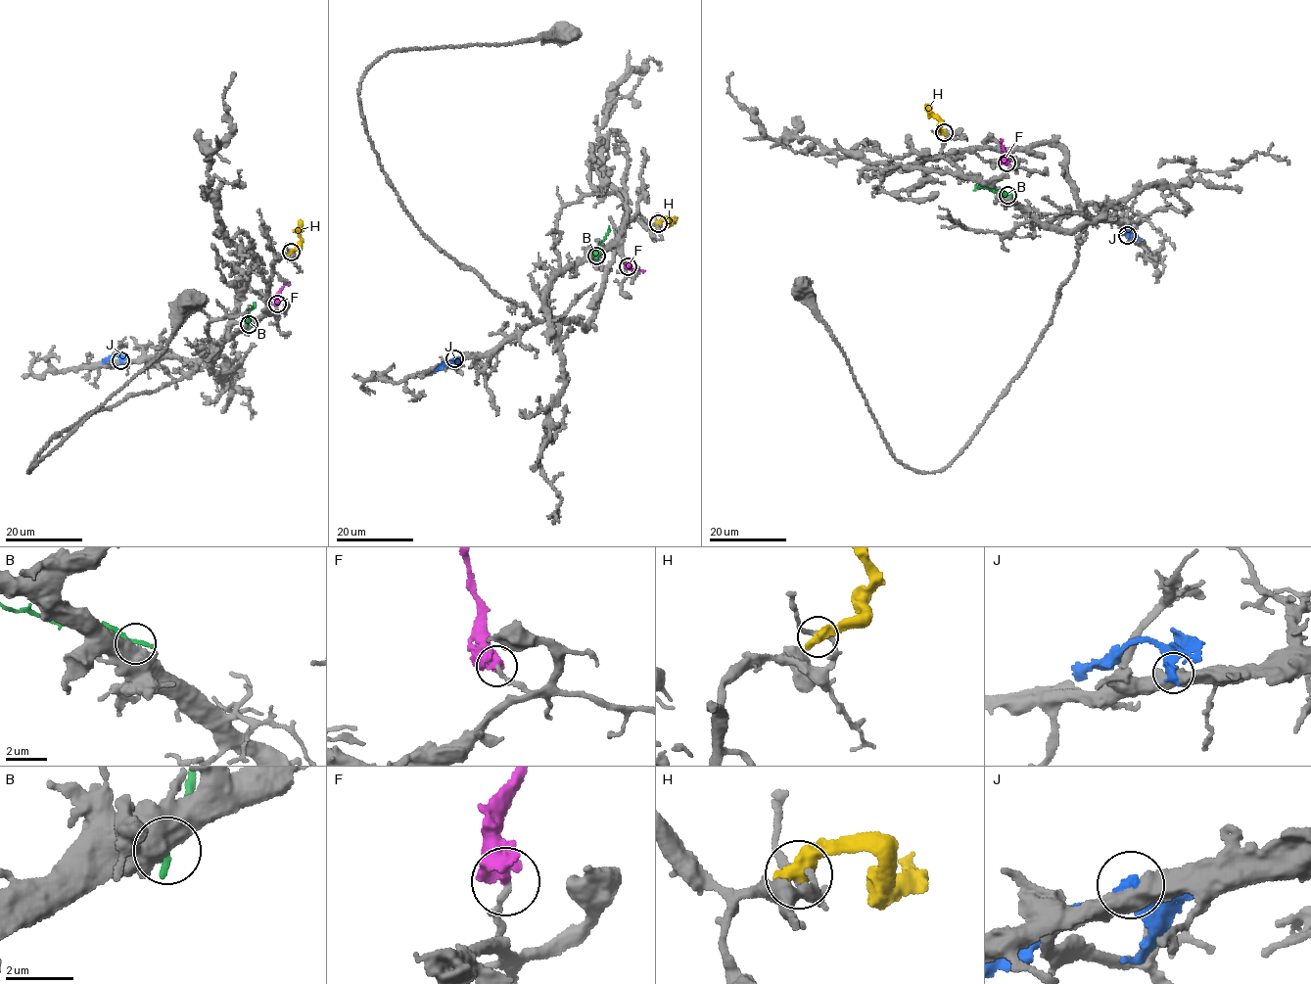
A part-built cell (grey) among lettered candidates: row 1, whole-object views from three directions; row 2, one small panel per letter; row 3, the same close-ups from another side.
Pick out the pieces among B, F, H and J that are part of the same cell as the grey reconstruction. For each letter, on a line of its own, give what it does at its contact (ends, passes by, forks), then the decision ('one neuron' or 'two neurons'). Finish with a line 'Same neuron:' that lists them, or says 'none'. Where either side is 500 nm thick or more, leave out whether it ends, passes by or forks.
B: two neurons
F: it passes by; two neurons
H: two neurons
J: two neurons
Same neuron: none

